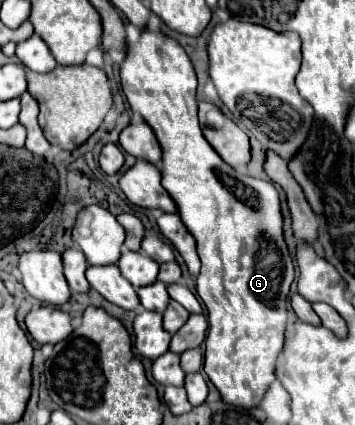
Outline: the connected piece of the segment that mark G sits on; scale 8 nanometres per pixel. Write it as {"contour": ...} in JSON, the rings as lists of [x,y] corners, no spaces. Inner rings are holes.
{"contour":[[[149,28],[141,30],[139,40],[135,44],[127,44],[127,56],[121,64],[121,86],[131,110],[143,116],[163,148],[163,186],[175,200],[183,224],[197,240],[197,252],[201,258],[197,294],[207,308],[209,322],[205,338],[205,374],[229,406],[255,408],[275,382],[275,362],[283,350],[287,326],[285,300],[295,278],[293,260],[283,240],[279,194],[271,182],[233,170],[203,138],[197,122],[195,70],[177,40]]]}

